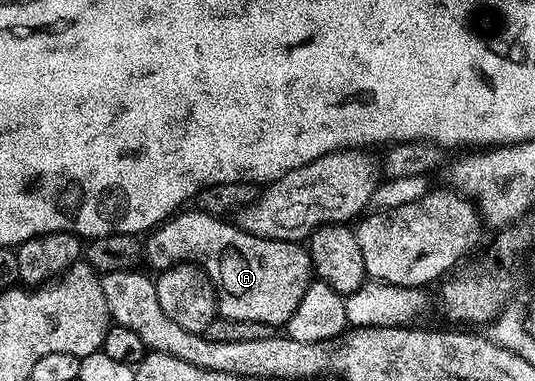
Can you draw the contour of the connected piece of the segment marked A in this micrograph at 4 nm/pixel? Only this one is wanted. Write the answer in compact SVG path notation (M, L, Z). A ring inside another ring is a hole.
M195 207L177 212L163 225L157 225L147 234L146 240L142 245L142 253L146 261L148 257L156 271L166 270L177 263L199 263L216 287L219 316L228 317L231 321L253 321L273 327L287 326L290 315L294 315L294 311L298 311L298 303L302 303L302 295L306 295L306 287L314 280L312 260L301 242L271 241L265 237L255 237L231 220L212 217Z

